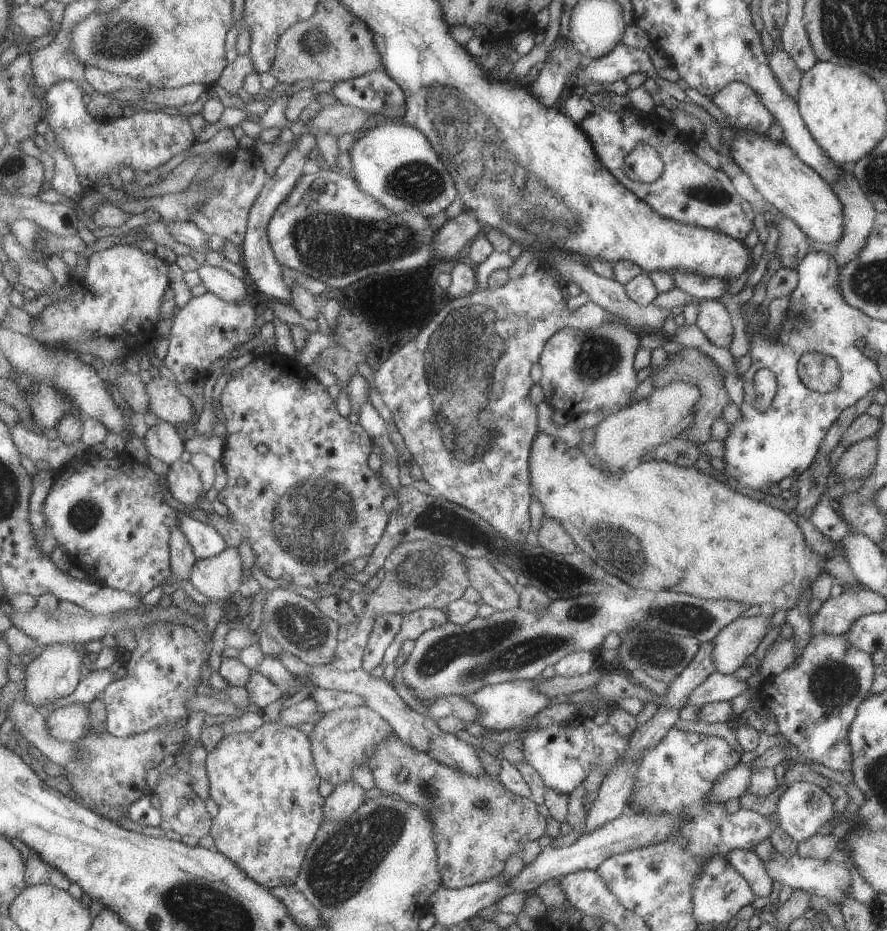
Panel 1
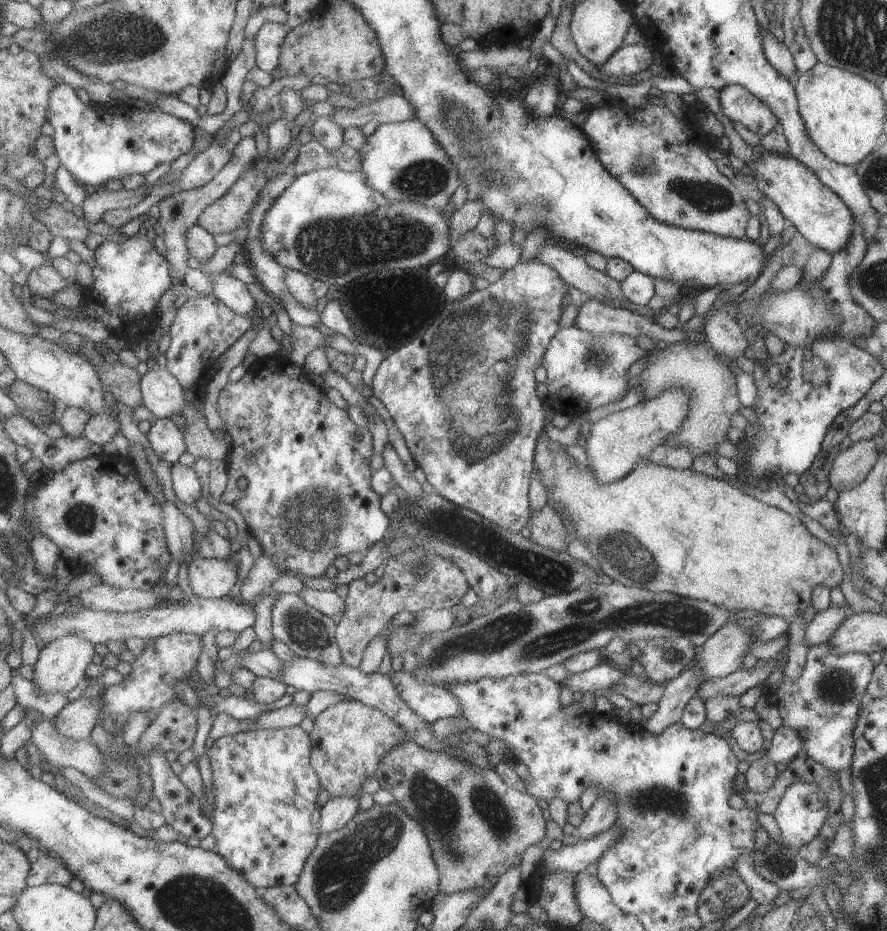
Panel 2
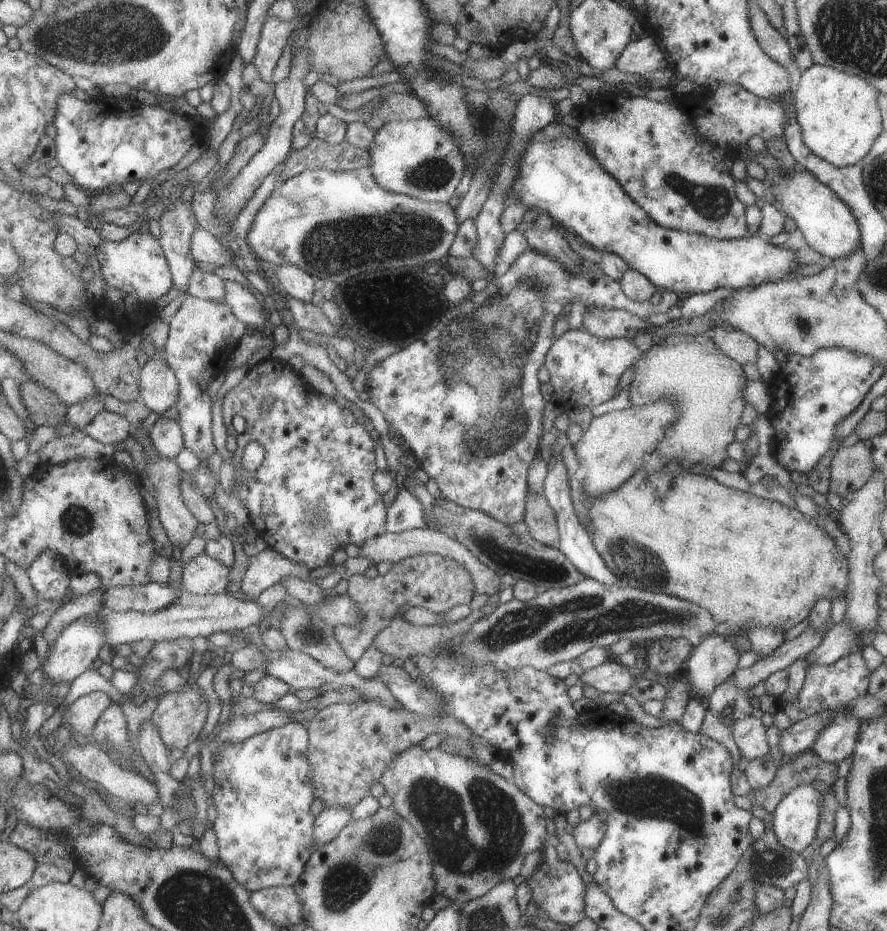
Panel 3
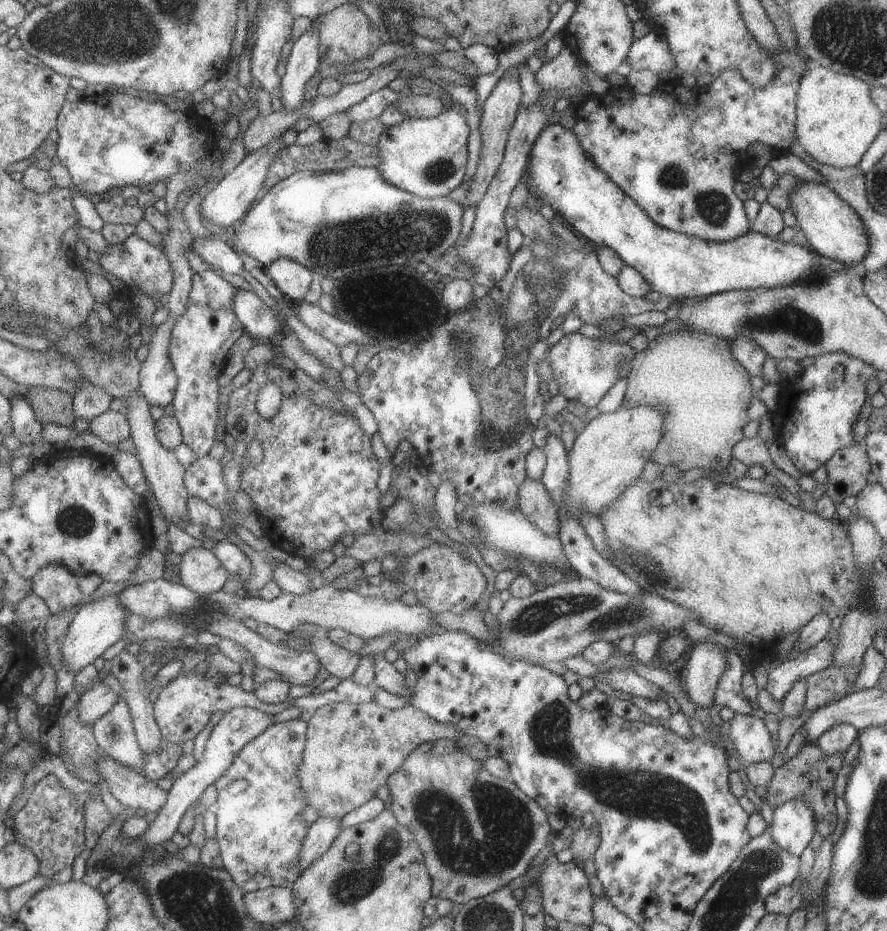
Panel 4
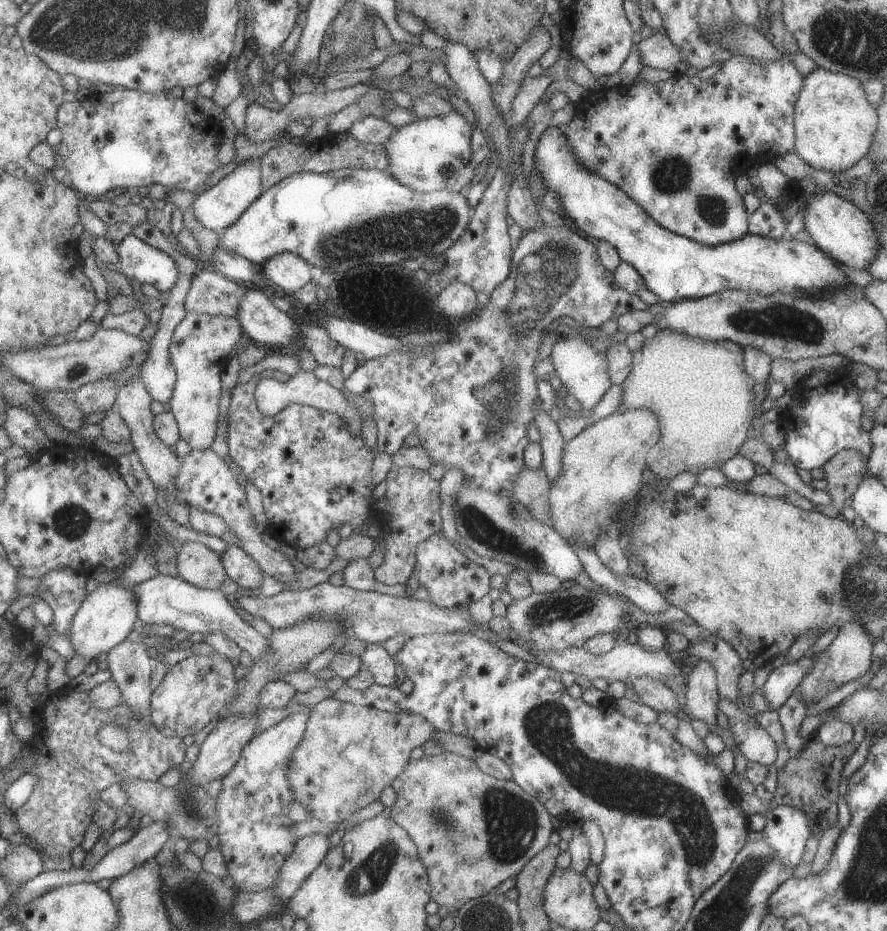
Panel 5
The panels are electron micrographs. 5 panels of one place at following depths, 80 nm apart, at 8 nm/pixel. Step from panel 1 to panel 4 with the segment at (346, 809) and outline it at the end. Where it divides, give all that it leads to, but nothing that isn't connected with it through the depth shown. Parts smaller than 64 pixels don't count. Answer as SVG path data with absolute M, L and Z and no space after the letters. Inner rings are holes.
M317 817L308 828L300 850L300 867L302 871L309 866L340 833L341 818Z

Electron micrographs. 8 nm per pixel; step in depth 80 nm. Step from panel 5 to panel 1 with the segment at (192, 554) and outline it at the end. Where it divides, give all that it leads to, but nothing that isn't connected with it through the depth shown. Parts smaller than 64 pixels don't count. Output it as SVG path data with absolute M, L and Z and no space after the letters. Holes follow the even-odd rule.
M225 547L219 554L206 559L198 559L195 563L190 582L203 596L217 603L227 603L227 598L237 592L241 584L241 563L235 547Z

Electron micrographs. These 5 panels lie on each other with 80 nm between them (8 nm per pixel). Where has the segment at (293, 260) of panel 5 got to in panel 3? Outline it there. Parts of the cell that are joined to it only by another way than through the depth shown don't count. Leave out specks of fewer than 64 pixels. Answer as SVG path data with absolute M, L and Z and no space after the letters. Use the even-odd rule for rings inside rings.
M277 265L274 268L274 275L278 278L278 283L286 295L304 303L312 302L315 281L313 275L293 265Z

